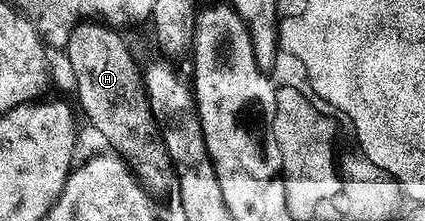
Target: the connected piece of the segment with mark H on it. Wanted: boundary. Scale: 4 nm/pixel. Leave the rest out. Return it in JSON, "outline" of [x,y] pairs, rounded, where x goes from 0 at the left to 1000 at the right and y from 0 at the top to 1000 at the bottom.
{"outline":[[[219,86],[193,90],[167,140],[148,253],[162,271],[172,348],[181,362],[179,471],[186,493],[191,471],[221,593],[238,602],[264,688],[292,715],[322,814],[353,878],[372,882],[395,855],[400,869],[412,837],[405,747],[365,597],[332,348],[315,348],[311,285],[296,253],[296,172],[287,158],[282,167],[280,149],[273,127]]]}

